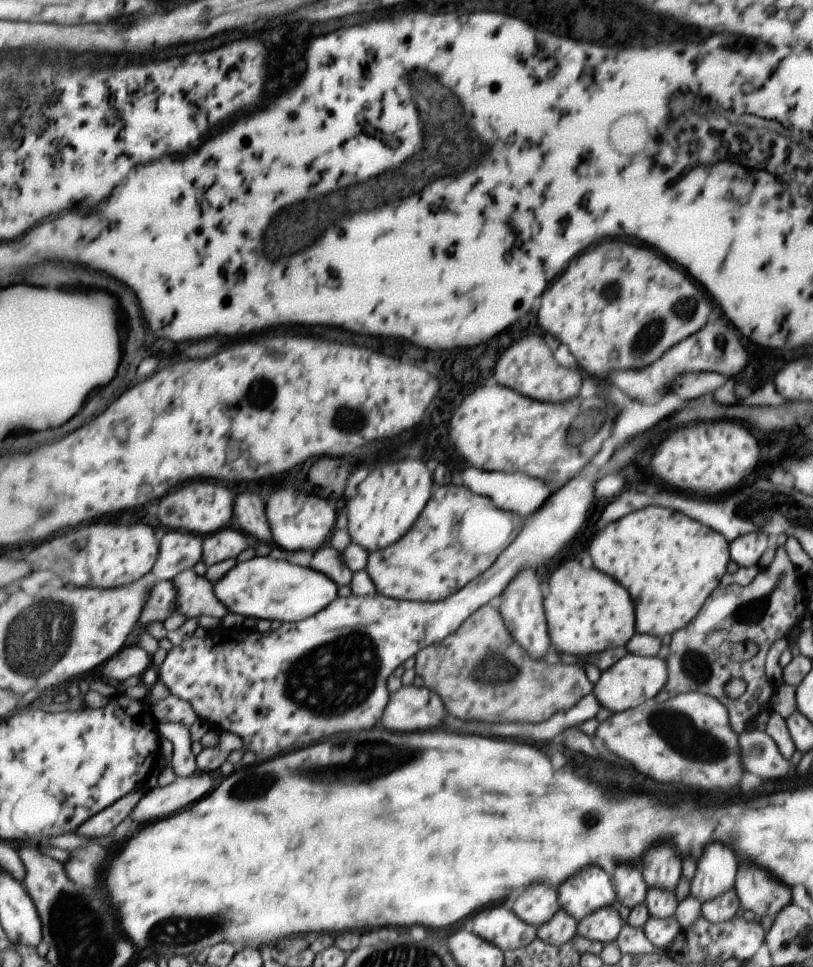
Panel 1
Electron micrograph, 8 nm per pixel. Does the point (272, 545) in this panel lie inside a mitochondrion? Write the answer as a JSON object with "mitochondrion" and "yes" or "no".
{"mitochondrion":"no"}

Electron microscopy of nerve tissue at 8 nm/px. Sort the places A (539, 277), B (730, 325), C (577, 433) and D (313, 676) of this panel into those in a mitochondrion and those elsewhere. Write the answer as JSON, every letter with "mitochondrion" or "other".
{"A":"other","B":"other","C":"mitochondrion","D":"mitochondrion"}

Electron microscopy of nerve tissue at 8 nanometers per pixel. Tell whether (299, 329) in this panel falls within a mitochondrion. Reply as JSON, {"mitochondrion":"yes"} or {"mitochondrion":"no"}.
{"mitochondrion":"no"}

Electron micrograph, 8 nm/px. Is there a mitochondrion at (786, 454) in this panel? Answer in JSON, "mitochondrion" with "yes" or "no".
{"mitochondrion":"no"}

